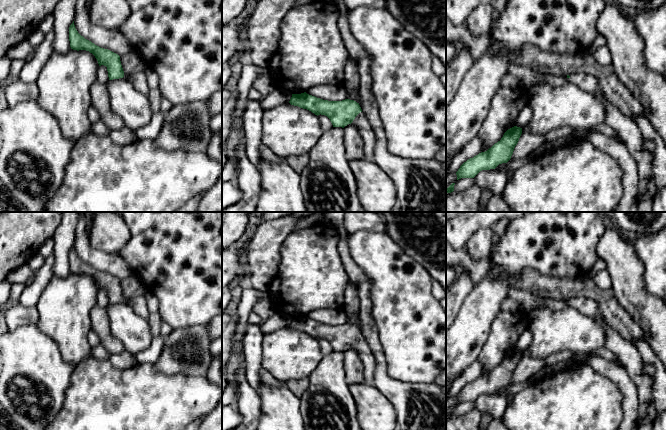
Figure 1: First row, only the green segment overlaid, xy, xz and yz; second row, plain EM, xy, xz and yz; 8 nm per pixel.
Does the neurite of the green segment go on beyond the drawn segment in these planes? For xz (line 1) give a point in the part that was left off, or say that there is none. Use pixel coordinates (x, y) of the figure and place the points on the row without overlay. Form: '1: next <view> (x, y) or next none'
1: next xz (360, 345)

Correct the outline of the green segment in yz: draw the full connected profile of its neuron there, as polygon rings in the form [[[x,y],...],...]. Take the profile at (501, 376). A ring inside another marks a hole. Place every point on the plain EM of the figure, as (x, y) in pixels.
[[[514,350],[508,353],[501,364],[491,372],[464,386],[456,396],[457,404],[474,402],[482,394],[495,393],[499,388],[507,387],[511,383],[521,358],[520,351]]]

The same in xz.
[[[306,316],[292,318],[289,327],[307,333],[317,340],[320,338],[327,340],[333,351],[344,352],[348,348],[353,347],[358,352],[364,366],[364,383],[374,384],[375,357],[362,336],[359,327],[350,323],[342,325],[323,324]]]

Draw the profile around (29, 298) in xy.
[[[54,255],[45,258],[45,263],[35,275],[31,284],[26,285],[19,299],[19,304],[25,307],[36,307],[38,300],[53,277]]]

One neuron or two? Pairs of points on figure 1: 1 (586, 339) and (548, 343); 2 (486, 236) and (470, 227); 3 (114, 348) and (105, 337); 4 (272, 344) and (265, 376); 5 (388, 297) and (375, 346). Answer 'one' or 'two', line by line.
1: one
2: two
3: one
4: two
5: two

